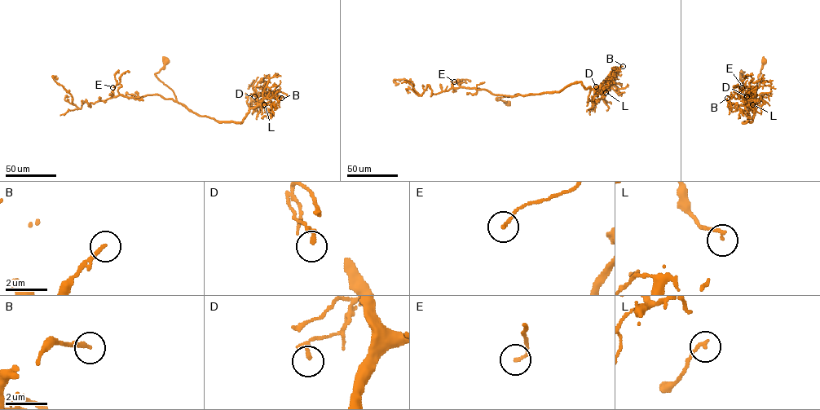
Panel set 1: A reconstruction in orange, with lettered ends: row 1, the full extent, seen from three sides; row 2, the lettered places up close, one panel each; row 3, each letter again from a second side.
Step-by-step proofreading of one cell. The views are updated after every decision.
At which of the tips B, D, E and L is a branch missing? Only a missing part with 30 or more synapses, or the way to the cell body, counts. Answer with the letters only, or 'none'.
none

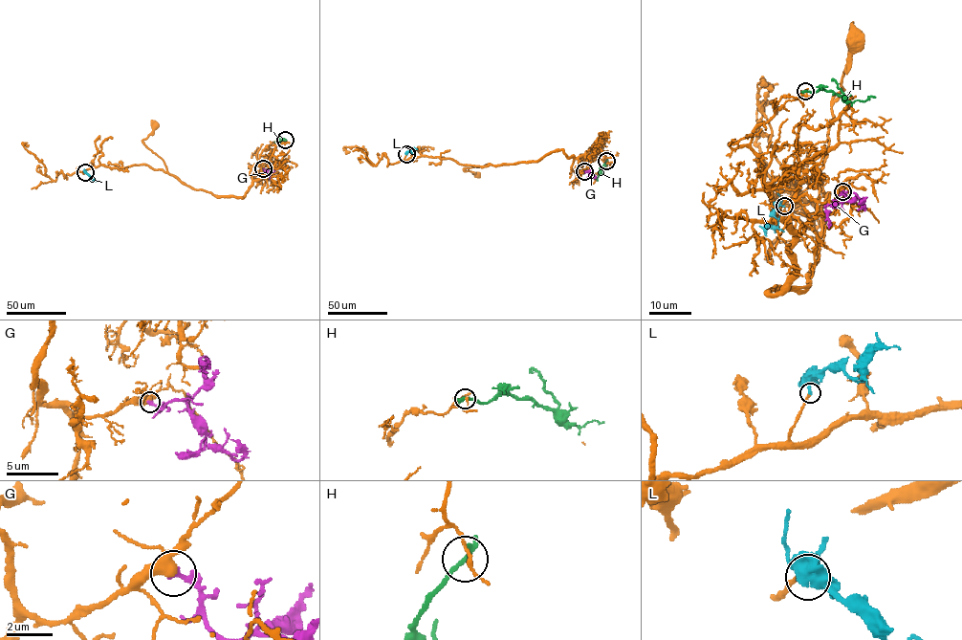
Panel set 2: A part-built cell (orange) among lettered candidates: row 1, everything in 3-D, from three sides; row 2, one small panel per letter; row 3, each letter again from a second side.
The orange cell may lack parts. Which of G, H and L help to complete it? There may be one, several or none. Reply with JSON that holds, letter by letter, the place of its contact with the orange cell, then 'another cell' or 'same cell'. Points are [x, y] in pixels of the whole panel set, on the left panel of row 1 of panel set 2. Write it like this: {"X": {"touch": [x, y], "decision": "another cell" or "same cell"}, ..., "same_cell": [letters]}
{"G": {"touch": [263, 168], "decision": "another cell"}, "H": {"touch": [285, 140], "decision": "another cell"}, "L": {"touch": [85, 172], "decision": "same cell"}, "same_cell": ["L"]}

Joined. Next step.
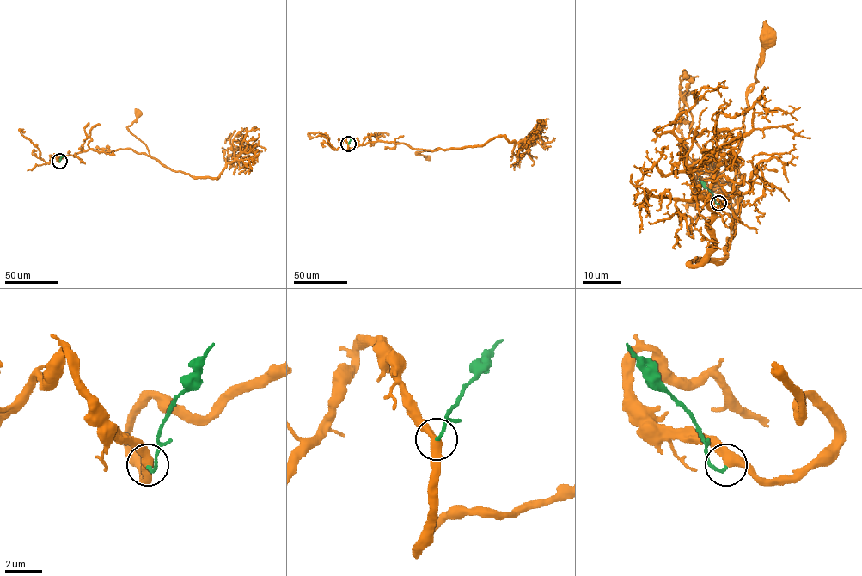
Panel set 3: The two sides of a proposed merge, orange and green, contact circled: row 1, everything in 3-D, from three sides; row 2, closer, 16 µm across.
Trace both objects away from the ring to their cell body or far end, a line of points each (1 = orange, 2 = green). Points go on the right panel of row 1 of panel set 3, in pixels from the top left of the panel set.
1: (718, 203), (741, 194), (708, 162), (715, 174), (736, 160), (742, 181), (734, 189), (766, 39)
2: (718, 203), (715, 202), (712, 193), (699, 179)

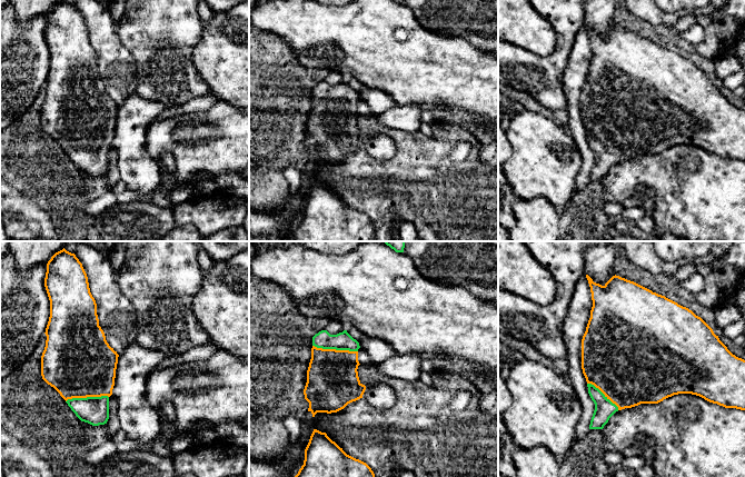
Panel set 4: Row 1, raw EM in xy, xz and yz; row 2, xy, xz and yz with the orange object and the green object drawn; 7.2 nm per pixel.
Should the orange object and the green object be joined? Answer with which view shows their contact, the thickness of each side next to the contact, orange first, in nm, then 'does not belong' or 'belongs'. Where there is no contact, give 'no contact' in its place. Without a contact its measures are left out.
xz | 380/130 nm | belongs

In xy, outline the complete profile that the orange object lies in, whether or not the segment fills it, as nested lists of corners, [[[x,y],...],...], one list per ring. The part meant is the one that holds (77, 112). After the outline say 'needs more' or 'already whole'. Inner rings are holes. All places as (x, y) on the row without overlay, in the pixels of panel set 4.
[[[62,0],[47,14],[44,38],[50,51],[46,98],[41,107],[42,130],[66,151],[76,167],[92,177],[107,175],[109,148],[115,137],[119,106],[109,97],[97,66],[82,14]]]; needs more

